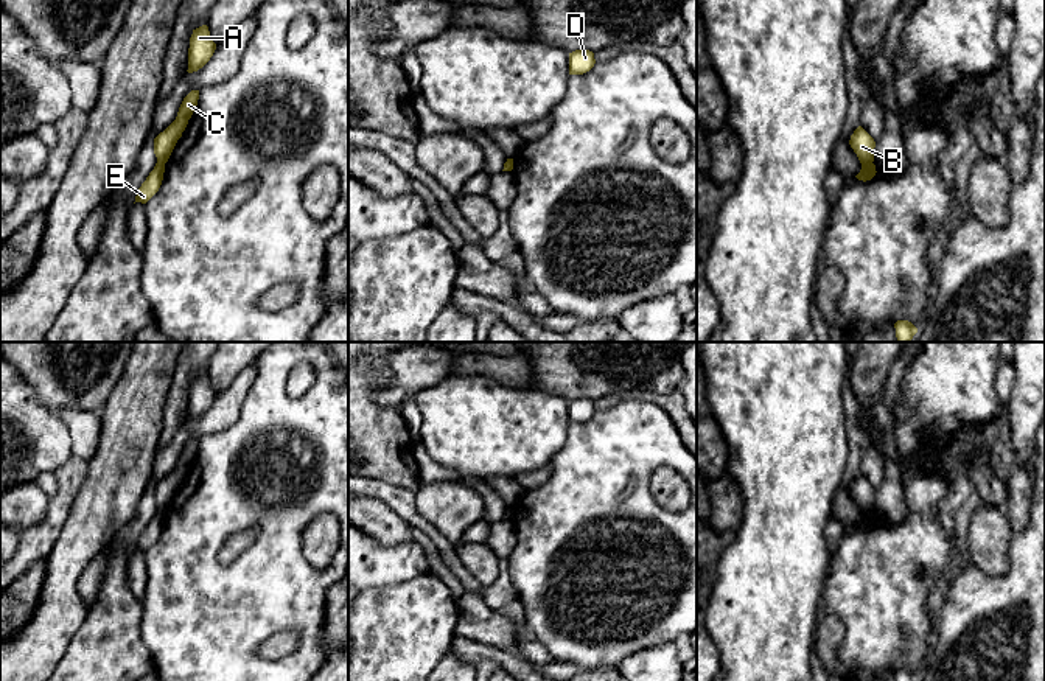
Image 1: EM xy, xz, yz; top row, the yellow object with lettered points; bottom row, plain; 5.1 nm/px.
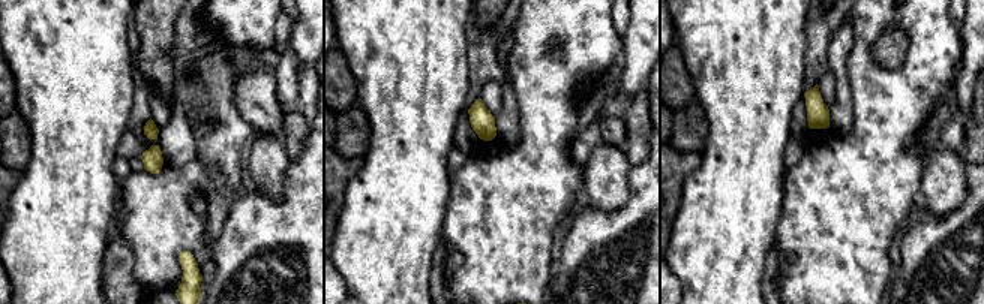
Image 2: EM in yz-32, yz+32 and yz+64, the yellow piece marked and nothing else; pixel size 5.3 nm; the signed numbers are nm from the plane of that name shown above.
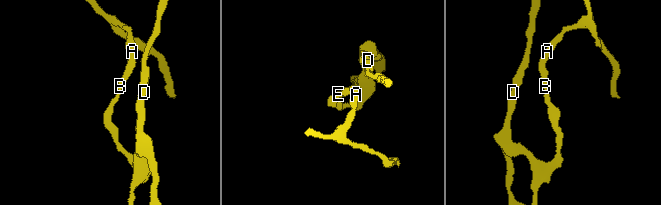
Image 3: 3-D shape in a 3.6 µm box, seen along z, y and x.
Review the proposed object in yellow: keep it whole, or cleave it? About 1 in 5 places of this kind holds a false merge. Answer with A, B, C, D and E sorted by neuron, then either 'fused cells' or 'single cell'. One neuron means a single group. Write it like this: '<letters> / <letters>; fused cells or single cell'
A B C / D E; fused cells

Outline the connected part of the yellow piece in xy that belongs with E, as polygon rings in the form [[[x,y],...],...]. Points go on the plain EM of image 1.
[[[157,510],[146,529],[137,540],[135,550],[146,552],[160,536],[163,529],[165,513]]]

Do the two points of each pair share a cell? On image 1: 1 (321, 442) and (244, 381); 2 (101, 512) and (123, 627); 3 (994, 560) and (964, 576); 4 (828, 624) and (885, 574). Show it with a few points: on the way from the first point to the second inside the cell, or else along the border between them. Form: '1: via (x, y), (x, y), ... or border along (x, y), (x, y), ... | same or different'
1: border along (255, 359), (255, 378), (235, 420) | different
2: border along (109, 544), (104, 549) | different
3: border along (968, 560), (996, 576), (1010, 566) | different
4: border along (828, 610), (845, 627), (845, 638), (837, 653) | different

